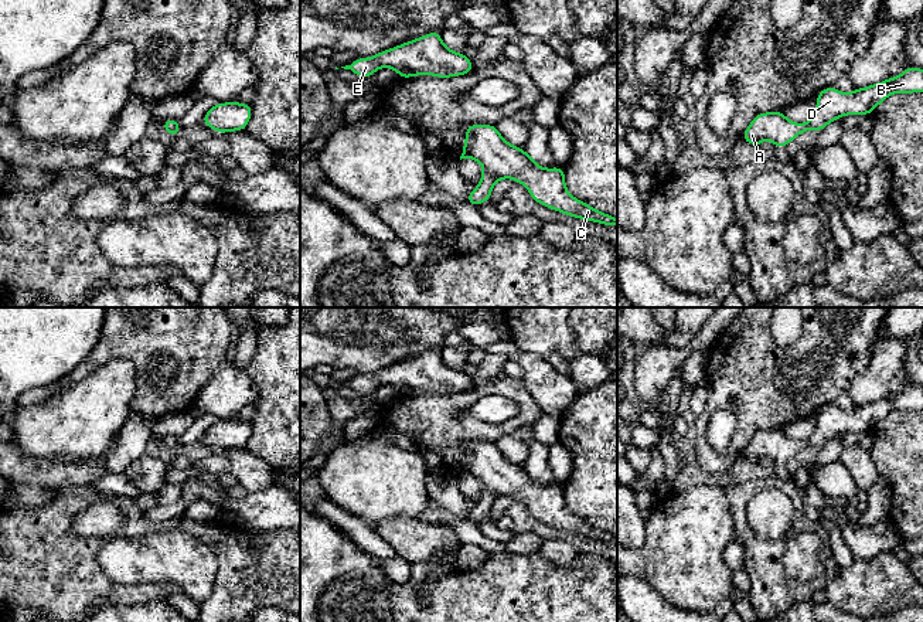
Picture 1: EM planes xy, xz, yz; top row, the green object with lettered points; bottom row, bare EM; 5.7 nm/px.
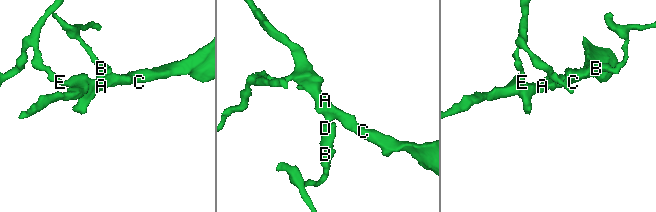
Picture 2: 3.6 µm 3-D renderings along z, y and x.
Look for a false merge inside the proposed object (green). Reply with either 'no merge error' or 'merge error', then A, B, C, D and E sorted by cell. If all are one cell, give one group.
no merge error; groups A B C D E

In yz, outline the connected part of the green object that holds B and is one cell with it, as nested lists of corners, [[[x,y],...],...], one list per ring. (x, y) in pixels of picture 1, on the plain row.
[[[906,384],[906,387],[896,395],[888,395],[879,401],[869,402],[866,405],[854,407],[852,409],[842,411],[834,404],[827,404],[817,412],[817,425],[814,434],[804,441],[790,439],[784,429],[766,429],[753,435],[752,441],[743,449],[740,456],[745,456],[749,462],[760,463],[763,458],[770,458],[776,465],[786,465],[787,460],[794,458],[800,451],[815,446],[821,449],[828,441],[844,432],[869,432],[873,426],[882,421],[890,411],[912,411],[923,409],[923,387]]]

